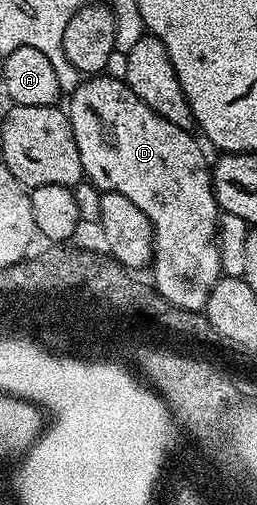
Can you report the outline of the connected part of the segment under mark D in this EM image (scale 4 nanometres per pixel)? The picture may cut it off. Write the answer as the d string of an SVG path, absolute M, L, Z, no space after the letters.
M89 76L84 80L78 81L77 87L68 95L69 106L67 105L67 113L69 123L75 132L75 144L79 144L79 156L81 163L85 169L84 177L88 179L94 186L102 191L113 191L121 193L131 203L135 204L144 212L153 226L153 256L151 261L151 269L153 268L153 277L151 282L156 287L158 293L162 295L171 305L177 306L179 309L204 311L205 301L209 299L209 293L213 290L213 285L217 283L217 279L222 277L221 261L219 260L219 248L217 247L217 219L219 217L219 207L217 197L213 194L213 180L211 177L210 167L205 166L205 158L201 155L202 143L192 137L190 131L179 128L175 124L171 124L171 120L163 120L163 116L159 116L155 112L151 112L151 108L147 108L147 104L143 104L143 100L139 100L139 96L135 96L135 92L131 92L131 88L124 80L120 78L110 78L108 76Z

